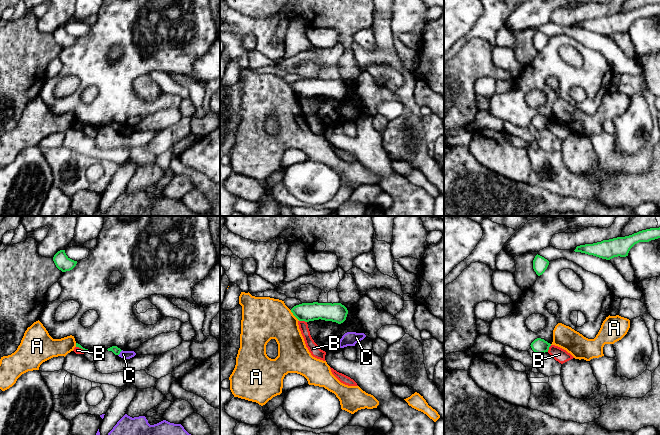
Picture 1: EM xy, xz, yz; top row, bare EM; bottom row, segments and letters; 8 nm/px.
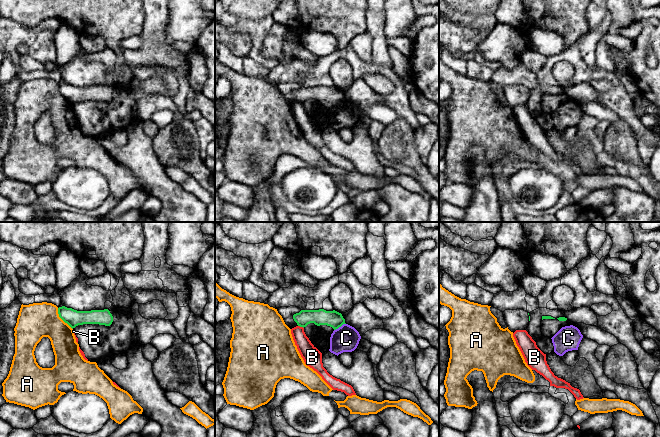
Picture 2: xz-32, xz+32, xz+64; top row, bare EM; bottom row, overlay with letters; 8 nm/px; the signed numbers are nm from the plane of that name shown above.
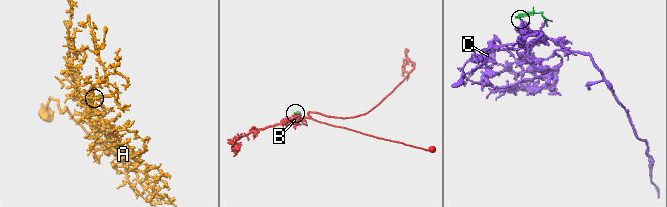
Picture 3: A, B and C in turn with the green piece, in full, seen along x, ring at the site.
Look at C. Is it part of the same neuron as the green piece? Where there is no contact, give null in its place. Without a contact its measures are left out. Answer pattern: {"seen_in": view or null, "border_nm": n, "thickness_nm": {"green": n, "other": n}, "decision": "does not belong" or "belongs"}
{"seen_in": "xy", "border_nm": 60, "thickness_nm": {"green": 60, "other": 60}, "decision": "does not belong"}

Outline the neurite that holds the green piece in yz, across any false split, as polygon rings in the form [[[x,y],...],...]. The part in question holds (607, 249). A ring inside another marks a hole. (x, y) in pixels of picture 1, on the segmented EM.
[[[660,227],[642,230],[625,237],[617,237],[593,244],[580,245],[577,246],[574,251],[610,260],[618,256],[628,256],[630,249],[639,242],[649,242],[658,238],[660,238]]]

